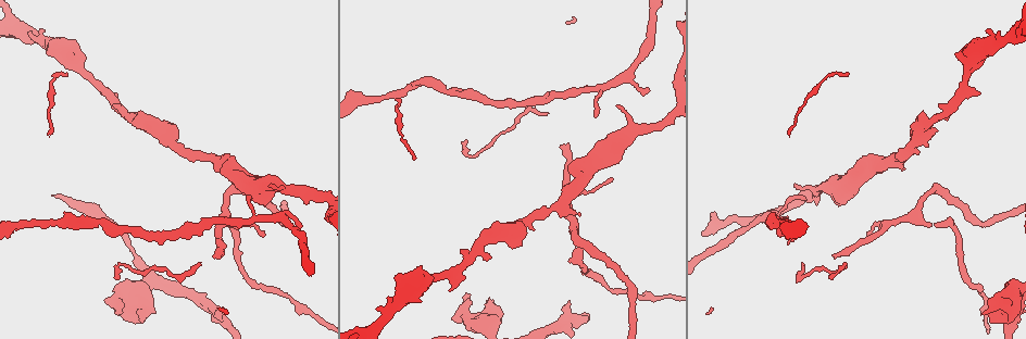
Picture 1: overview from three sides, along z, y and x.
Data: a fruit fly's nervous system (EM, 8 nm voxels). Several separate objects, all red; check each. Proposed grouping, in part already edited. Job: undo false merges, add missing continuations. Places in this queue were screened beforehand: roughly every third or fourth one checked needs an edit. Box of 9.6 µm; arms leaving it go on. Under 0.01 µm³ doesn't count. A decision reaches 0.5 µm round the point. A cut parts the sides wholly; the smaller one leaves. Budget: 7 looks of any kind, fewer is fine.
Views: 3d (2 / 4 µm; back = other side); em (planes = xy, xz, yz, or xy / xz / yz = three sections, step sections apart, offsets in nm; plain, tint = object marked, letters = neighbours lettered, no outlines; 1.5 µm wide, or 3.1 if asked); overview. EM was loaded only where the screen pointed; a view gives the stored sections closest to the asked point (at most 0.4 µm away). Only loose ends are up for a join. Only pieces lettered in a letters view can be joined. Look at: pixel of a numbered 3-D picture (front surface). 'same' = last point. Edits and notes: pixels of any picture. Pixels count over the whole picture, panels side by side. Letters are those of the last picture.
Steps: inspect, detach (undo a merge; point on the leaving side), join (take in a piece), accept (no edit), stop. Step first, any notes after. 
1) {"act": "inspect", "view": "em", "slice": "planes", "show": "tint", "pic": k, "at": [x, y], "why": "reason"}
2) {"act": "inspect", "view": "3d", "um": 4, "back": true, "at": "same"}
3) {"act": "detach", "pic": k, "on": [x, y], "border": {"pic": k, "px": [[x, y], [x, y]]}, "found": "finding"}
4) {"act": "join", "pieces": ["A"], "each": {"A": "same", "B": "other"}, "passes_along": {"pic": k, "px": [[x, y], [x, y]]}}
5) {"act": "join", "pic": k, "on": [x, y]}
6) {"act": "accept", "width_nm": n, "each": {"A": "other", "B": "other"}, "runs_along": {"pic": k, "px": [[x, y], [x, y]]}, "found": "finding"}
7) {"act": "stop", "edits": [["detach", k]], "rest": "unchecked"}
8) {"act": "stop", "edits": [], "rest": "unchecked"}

{"act": "inspect", "view": "em", "slice": "planes", "show": "plain", "pic": 1, "at": [217, 311], "why": "an open end"}

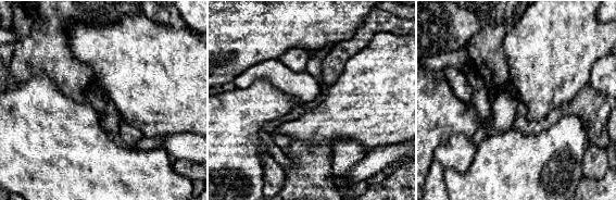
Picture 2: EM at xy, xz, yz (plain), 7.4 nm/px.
{"act": "inspect", "view": "em", "slice": "planes", "show": "letters", "at": "same", "why": "what lies round it"}

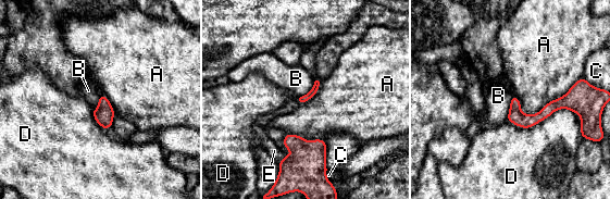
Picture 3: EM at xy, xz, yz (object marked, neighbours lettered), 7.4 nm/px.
{"act": "accept", "each": {"A": "other", "B": "other", "C": "other", "D": "other", "E": "other"}, "runs_along": {"pic": 3, "px": [[580, 91], [538, 117], [510, 117]]}, "found": "no lettered piece goes on from it"}

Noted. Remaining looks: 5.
{"act": "inspect", "view": "em", "slice": "planes", "show": "letters", "pic": 1, "at": [18, 227], "why": "calibre changes"}

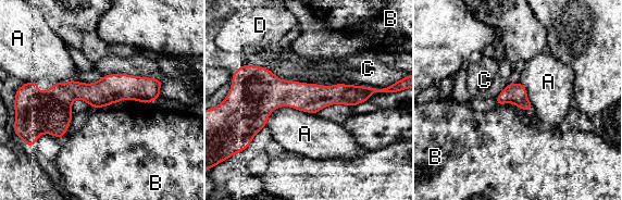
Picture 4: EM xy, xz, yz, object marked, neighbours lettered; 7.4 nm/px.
{"act": "accept", "each": {"A": "other", "B": "other", "C": "other", "D": "other"}, "runs_along": {"pic": 4, "px": [[372, 90], [357, 95], [244, 98]]}, "found": "one neuron here"}

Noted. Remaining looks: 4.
{"act": "inspect", "view": "3d", "um": 2, "pic": 1, "at": [649, 89], "why": "branch stops here"}

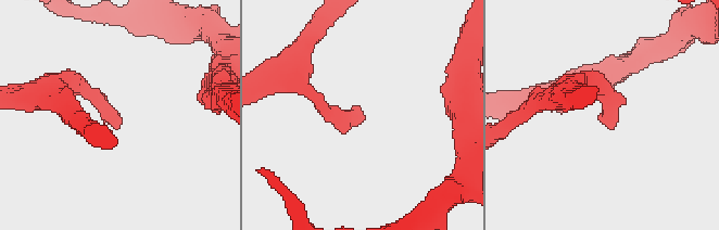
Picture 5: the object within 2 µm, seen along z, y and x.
{"act": "inspect", "view": "em", "slice": "yz", "step": 4, "show": "tint", "pic": 5, "at": [357, 116], "why": "now the EM"}

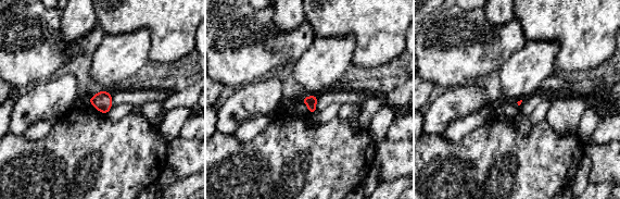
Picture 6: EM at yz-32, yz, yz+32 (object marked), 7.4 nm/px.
{"act": "inspect", "view": "em", "slice": "yz", "step": 4, "show": "letters", "at": "same", "why": "see the neighbours"}

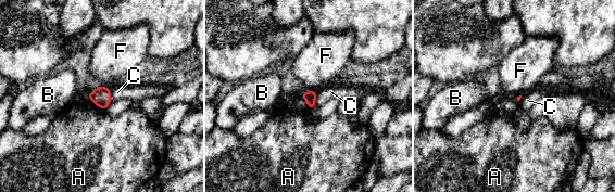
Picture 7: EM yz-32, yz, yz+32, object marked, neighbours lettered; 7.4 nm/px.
{"act": "accept", "each": {"A": "other", "B": "other", "C": "other", "F": "other"}, "border": {"pic": 7, "px": [[316, 90], [306, 90], [300, 94]]}, "found": "no lettered piece goes on from it"}

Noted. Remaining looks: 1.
{"act": "stop", "edits": [], "rest": "unchecked"}

